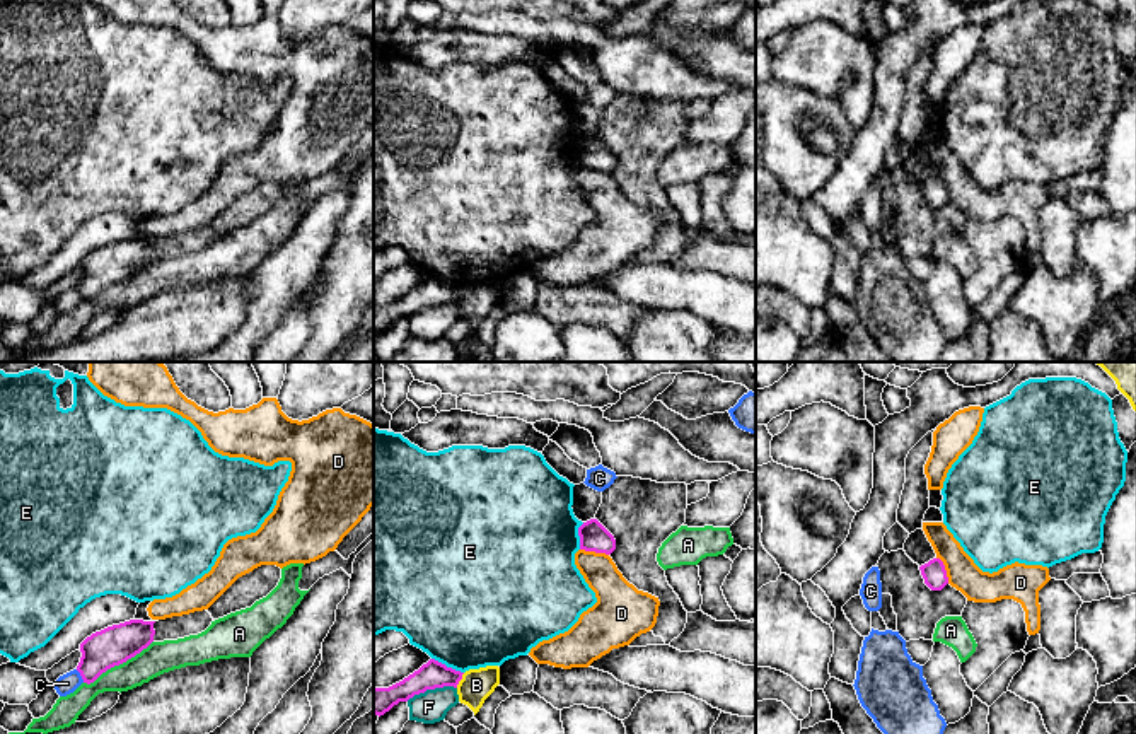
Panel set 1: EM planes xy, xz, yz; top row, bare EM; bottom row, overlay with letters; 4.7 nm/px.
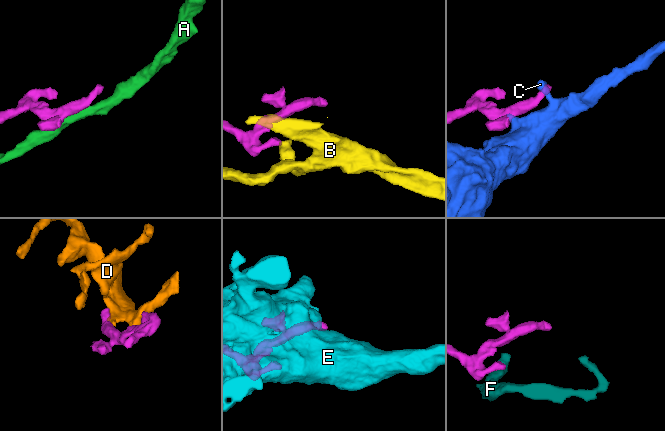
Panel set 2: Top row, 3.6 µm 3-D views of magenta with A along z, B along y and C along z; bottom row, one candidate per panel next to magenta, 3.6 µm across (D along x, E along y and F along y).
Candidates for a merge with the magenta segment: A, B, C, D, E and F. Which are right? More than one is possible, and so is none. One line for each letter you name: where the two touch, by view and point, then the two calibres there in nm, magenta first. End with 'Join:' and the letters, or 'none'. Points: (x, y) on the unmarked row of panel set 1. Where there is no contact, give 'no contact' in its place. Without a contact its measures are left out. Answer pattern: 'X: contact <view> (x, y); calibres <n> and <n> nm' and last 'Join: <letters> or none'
Join: none

